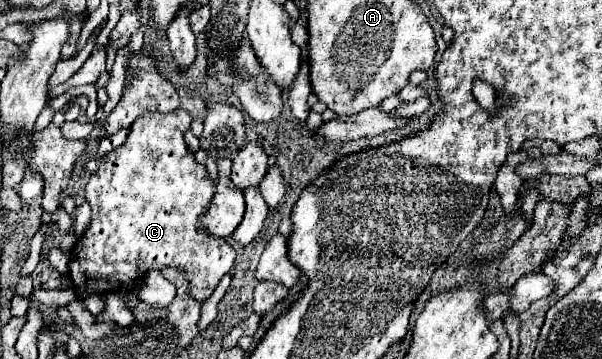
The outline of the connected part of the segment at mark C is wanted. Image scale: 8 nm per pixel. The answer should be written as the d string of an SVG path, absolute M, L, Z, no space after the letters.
M180 108L177 109L177 111L171 111L171 113L149 112L145 113L145 115L141 115L141 117L137 117L135 123L131 125L131 131L129 131L129 135L127 135L127 141L125 141L121 147L113 149L113 151L107 155L105 163L99 165L97 173L91 175L91 179L89 179L89 183L87 183L87 187L85 187L85 197L87 197L87 201L89 201L89 205L91 205L91 225L89 225L87 233L75 243L75 247L73 247L73 259L71 259L71 263L69 263L69 275L71 275L73 285L75 285L77 291L79 291L79 297L93 295L93 293L115 291L115 289L119 289L119 287L125 285L125 283L141 281L151 269L161 269L163 265L175 265L175 267L181 267L181 269L187 271L187 277L189 277L189 283L191 283L191 287L189 287L191 297L195 297L197 301L205 301L205 299L213 293L213 289L217 287L219 279L233 267L235 249L233 249L225 239L215 239L215 237L207 235L205 231L199 231L199 225L197 225L197 223L199 223L199 217L209 209L209 201L213 199L215 187L213 187L213 183L209 181L209 175L207 175L205 165L199 165L199 163L195 161L195 155L189 151L189 147L187 147L187 143L185 143L185 131L189 129L189 125L191 125L191 113Z

